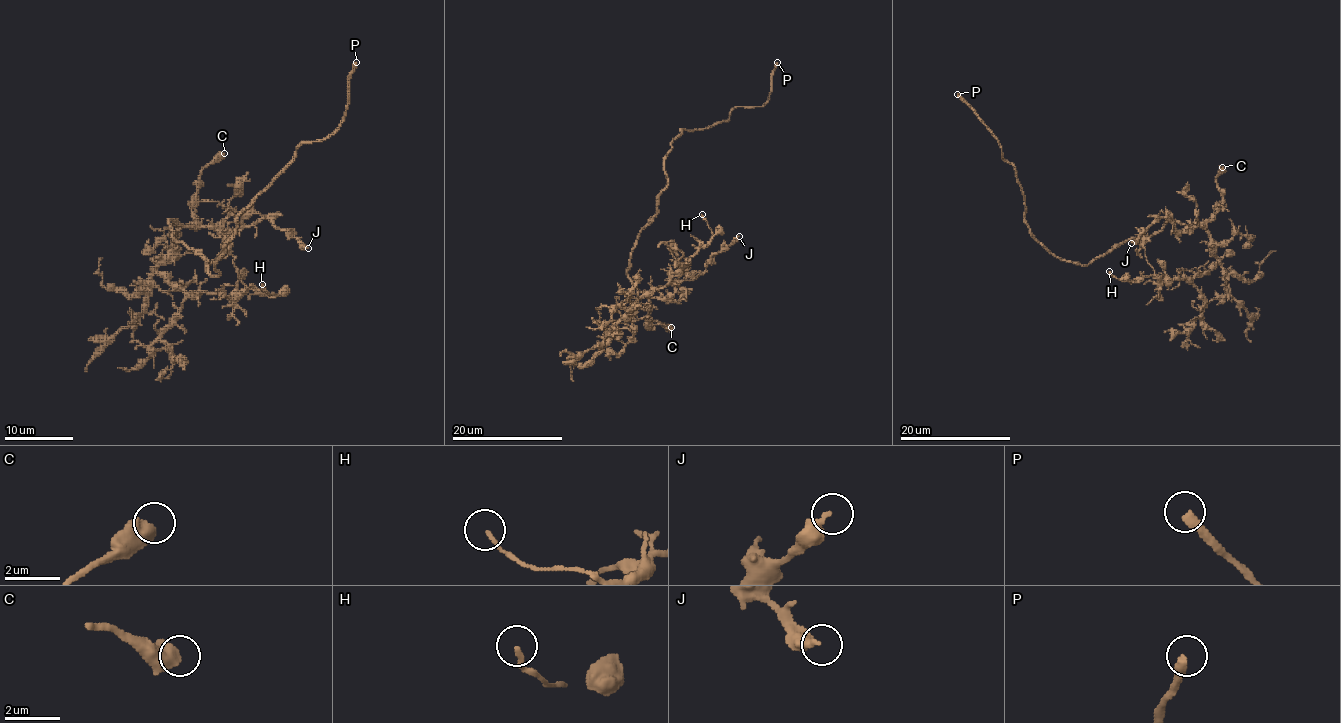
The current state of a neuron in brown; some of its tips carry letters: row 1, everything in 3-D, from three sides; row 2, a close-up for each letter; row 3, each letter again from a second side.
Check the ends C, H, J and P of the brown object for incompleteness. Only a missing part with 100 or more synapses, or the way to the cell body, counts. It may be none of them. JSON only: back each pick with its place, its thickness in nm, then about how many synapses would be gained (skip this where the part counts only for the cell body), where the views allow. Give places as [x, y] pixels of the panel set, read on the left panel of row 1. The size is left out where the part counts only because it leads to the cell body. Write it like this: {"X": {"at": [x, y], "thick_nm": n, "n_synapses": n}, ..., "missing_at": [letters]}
{"P": {"at": [356, 62], "thick_nm": 360}, "missing_at": ["P"]}

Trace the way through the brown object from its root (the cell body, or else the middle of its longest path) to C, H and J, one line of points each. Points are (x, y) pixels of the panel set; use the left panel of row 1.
C: (193, 251), (172, 237), (169, 222), (176, 220), (183, 225), (195, 225), (195, 196), (200, 174), (224, 153)
H: (193, 251), (172, 237), (171, 220), (195, 225), (174, 234), (155, 270), (188, 292), (275, 294), (262, 284)
J: (193, 251), (172, 237), (171, 220), (184, 225), (215, 227), (221, 232), (234, 234), (267, 217), (308, 248)

